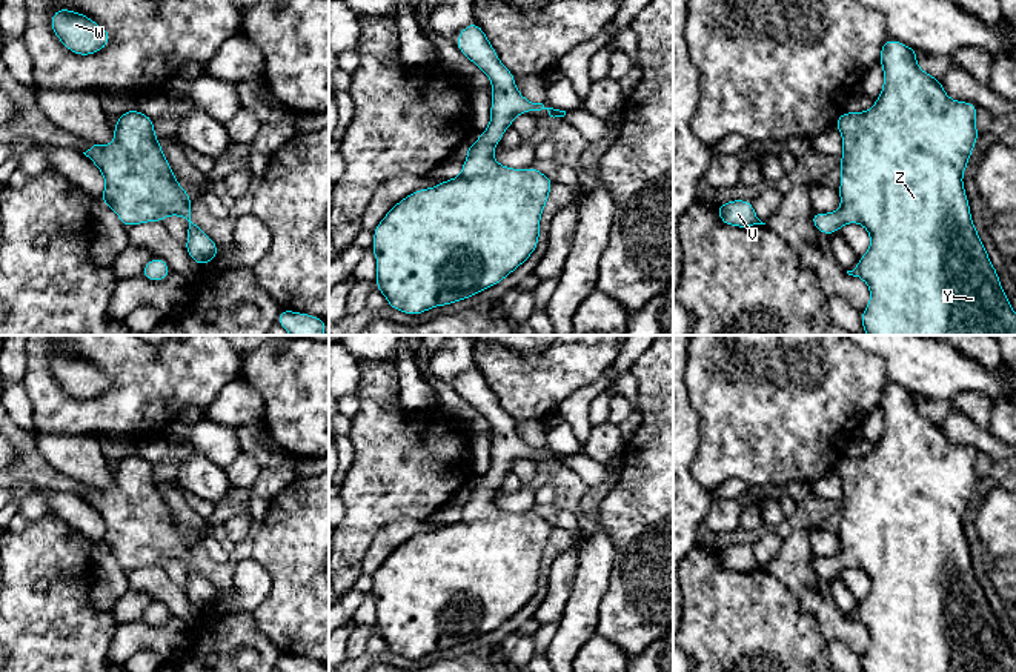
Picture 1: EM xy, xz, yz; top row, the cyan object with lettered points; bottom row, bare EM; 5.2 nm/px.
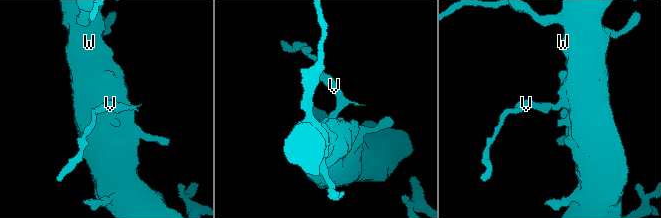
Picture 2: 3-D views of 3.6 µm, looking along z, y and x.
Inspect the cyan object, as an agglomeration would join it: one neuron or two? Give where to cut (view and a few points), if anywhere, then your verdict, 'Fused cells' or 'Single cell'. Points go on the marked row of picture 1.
No split. Single cell

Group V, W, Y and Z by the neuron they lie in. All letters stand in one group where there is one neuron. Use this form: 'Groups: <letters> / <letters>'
Groups: V W Y Z

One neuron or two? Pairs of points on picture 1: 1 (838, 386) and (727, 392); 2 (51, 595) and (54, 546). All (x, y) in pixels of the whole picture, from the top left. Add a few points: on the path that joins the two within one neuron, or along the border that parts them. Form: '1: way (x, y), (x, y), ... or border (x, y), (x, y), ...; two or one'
1: way (810, 394), (755, 392); one
2: way (51, 583), (51, 558); one

